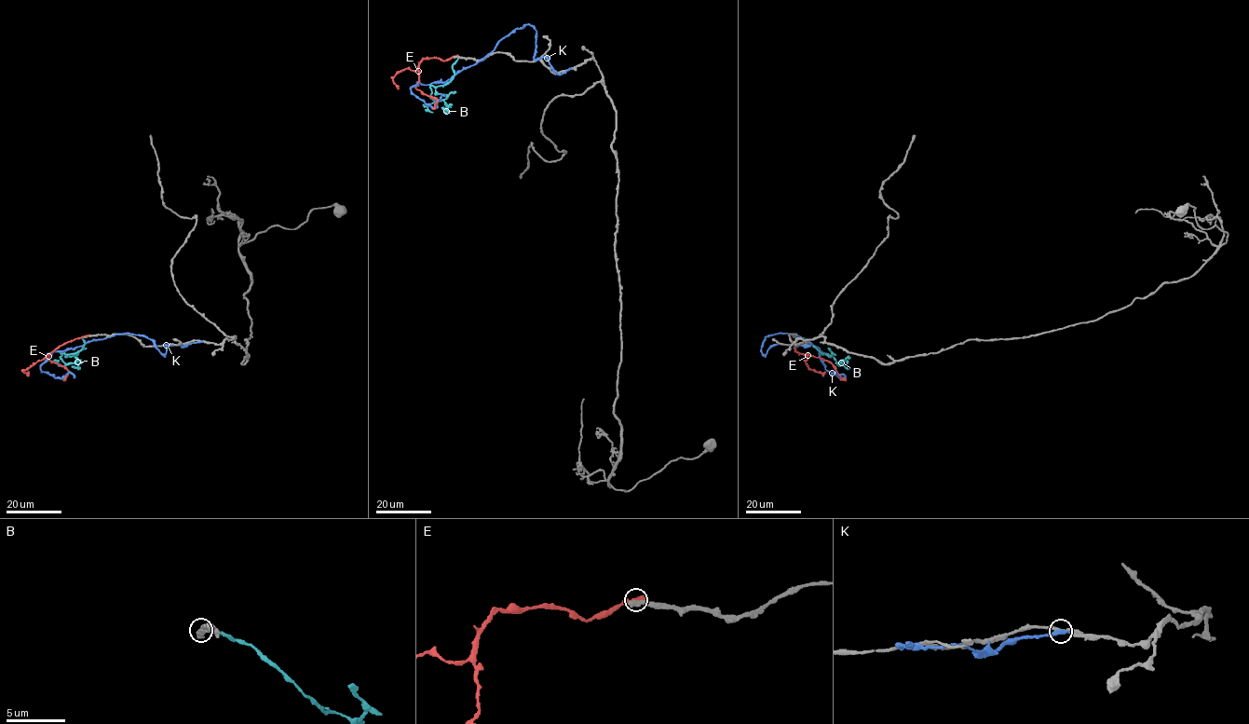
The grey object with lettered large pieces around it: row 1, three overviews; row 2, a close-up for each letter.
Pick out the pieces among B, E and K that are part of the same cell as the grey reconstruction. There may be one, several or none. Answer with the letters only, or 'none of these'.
none of these

